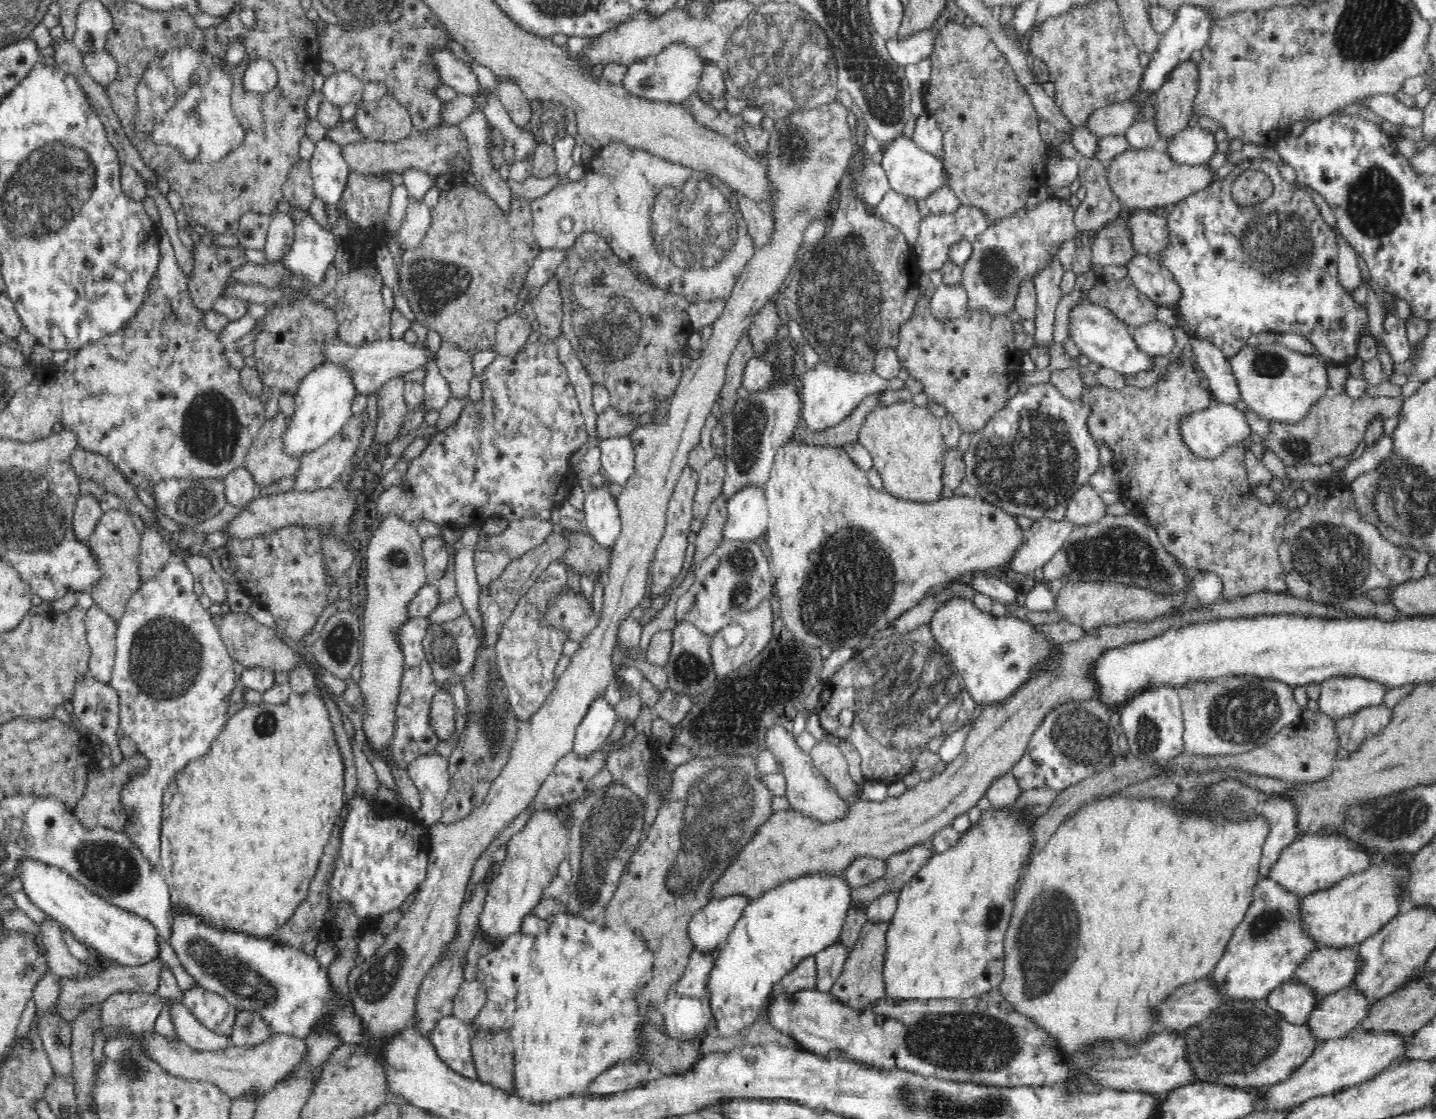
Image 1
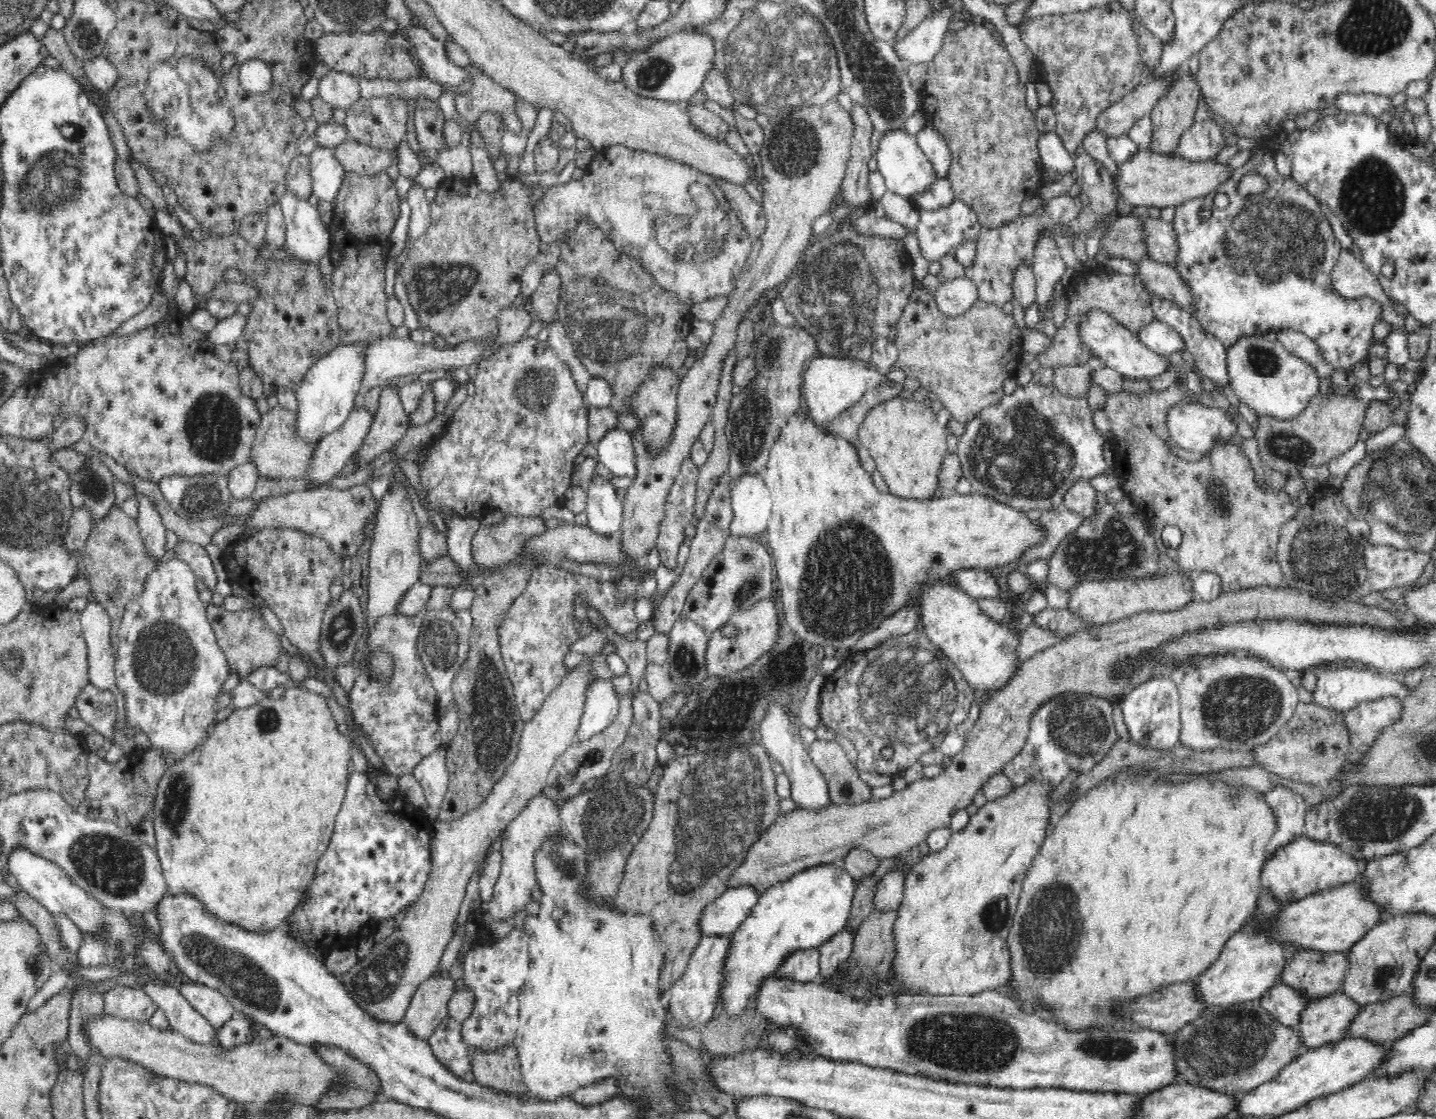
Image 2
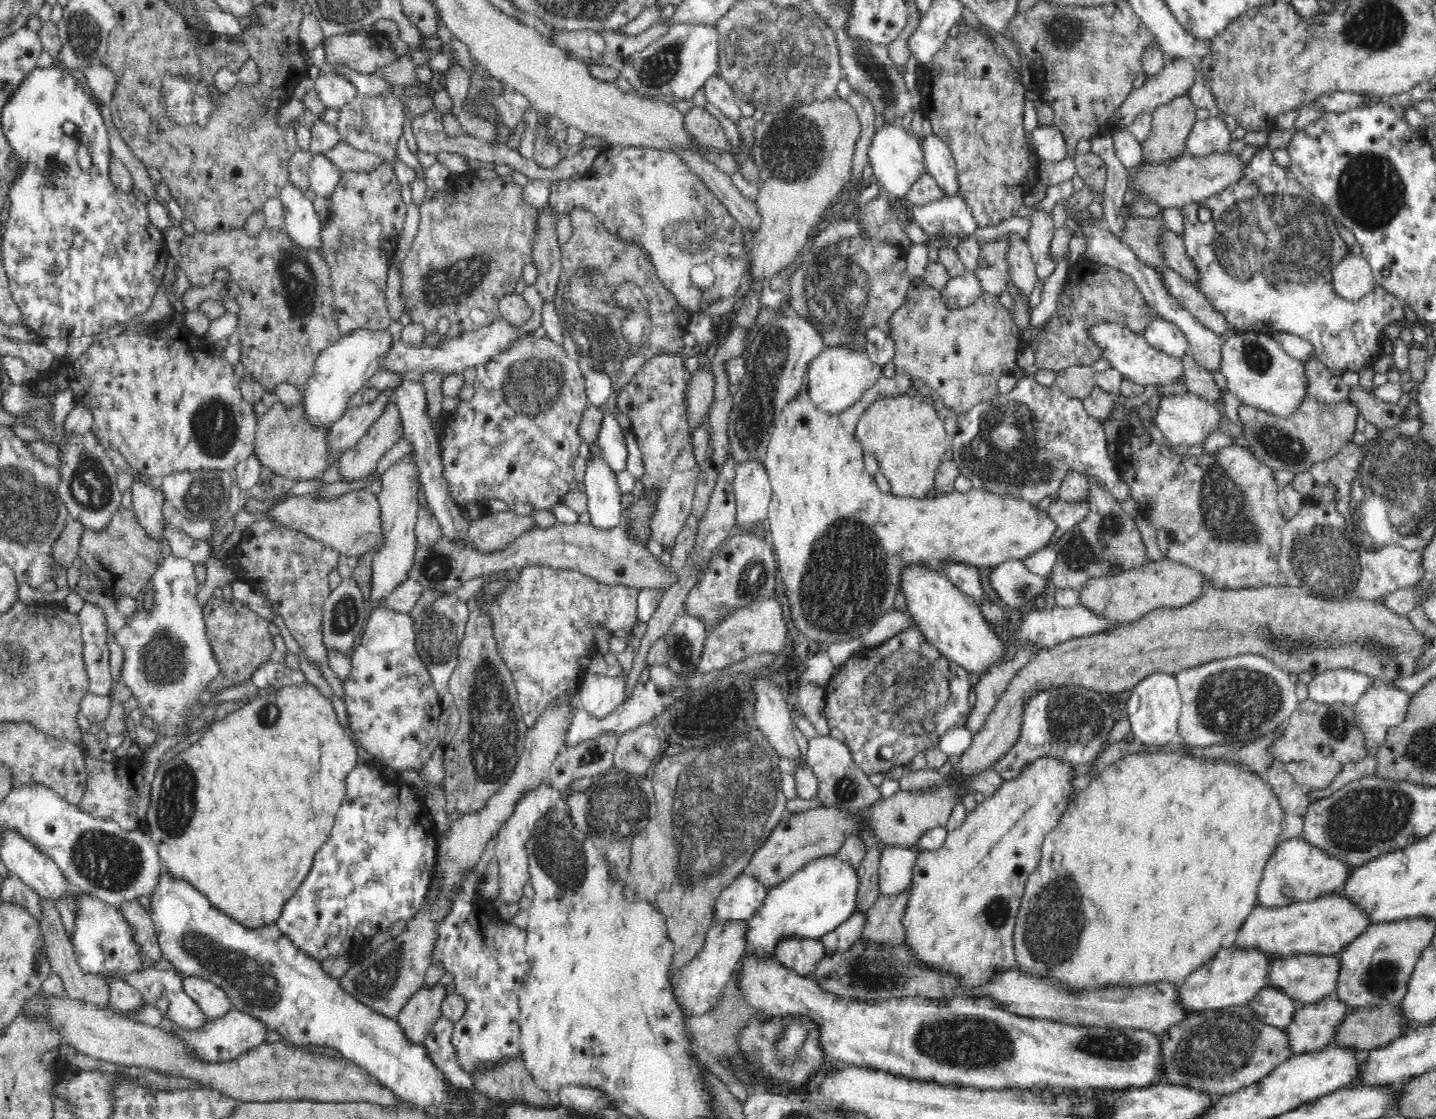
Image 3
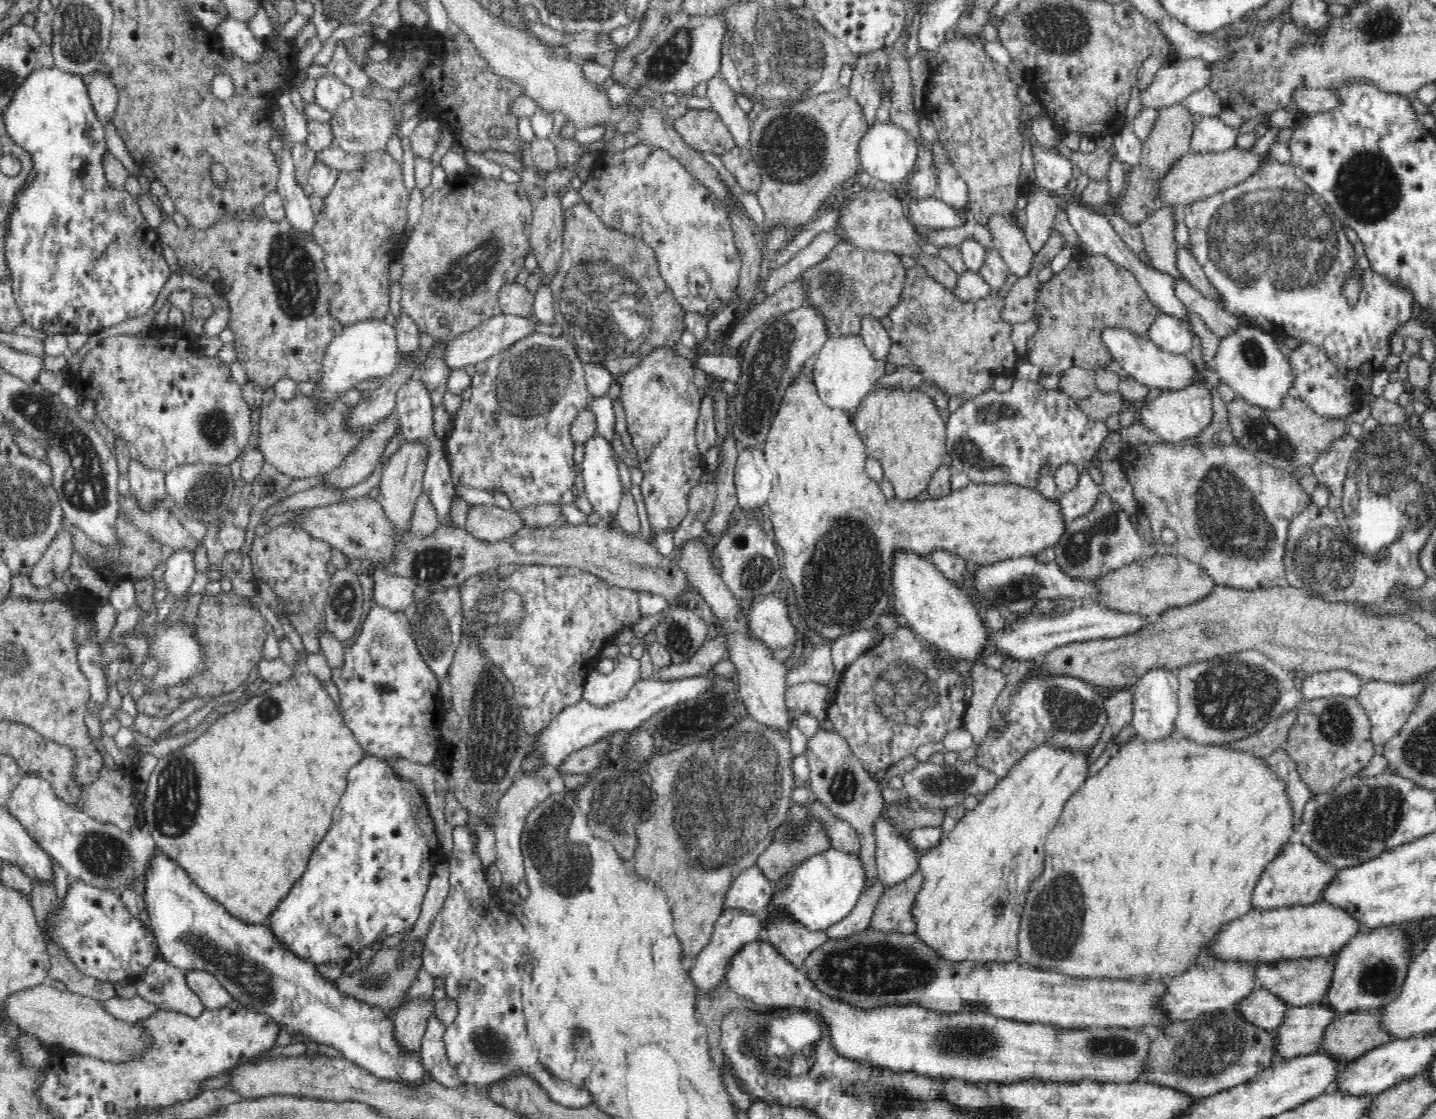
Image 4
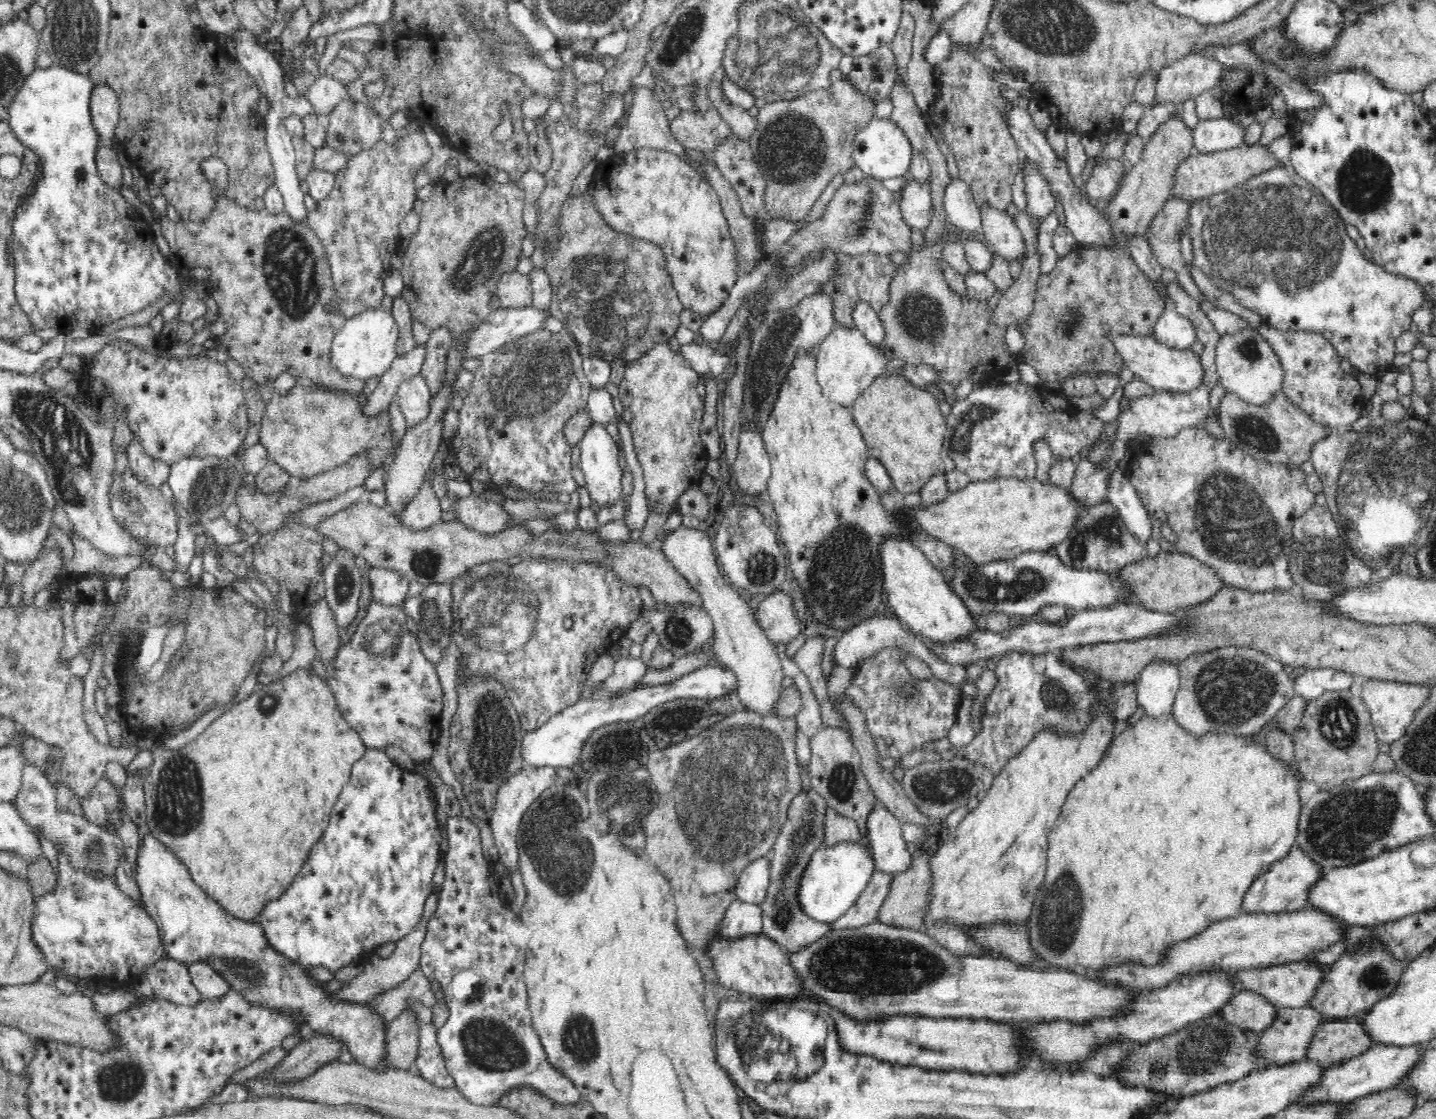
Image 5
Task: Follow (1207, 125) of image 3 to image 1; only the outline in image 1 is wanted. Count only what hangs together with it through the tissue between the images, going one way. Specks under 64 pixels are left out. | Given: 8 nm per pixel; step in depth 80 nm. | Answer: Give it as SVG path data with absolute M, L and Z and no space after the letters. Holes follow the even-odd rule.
M1202 126L1188 127L1174 136L1172 142L1163 147L1165 152L1180 164L1203 165L1210 162L1218 150L1216 131L1204 130Z

